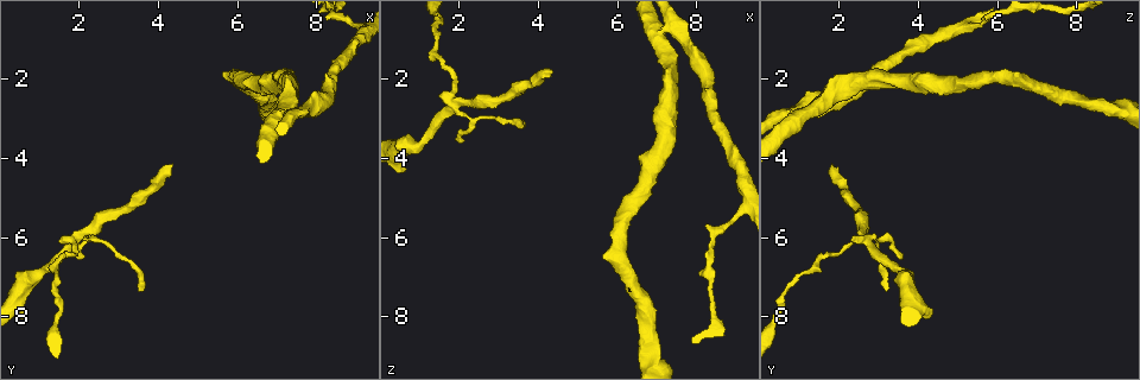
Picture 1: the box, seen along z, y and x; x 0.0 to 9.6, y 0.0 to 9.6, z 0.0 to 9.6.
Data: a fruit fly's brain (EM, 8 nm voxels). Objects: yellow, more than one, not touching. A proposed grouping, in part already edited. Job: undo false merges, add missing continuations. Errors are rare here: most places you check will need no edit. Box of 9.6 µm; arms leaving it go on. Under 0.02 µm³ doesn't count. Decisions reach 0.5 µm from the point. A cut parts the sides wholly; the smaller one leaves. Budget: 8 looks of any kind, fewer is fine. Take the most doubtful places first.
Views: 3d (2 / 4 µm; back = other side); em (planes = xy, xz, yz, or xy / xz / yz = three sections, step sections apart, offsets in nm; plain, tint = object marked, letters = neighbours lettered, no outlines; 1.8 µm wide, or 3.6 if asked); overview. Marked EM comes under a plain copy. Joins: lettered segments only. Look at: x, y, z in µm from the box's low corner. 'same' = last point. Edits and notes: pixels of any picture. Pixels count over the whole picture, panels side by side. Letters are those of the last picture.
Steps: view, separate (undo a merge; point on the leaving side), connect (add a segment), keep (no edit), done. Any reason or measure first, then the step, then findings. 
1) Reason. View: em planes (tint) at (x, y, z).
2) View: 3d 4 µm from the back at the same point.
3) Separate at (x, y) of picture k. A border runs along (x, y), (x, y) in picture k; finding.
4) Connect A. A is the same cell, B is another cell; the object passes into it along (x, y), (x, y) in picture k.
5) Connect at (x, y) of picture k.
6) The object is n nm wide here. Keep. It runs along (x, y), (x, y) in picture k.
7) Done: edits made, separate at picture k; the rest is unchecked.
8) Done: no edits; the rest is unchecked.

Four-way junction. View: 3d 2 µm at (1.75, 6.15, 2.60).

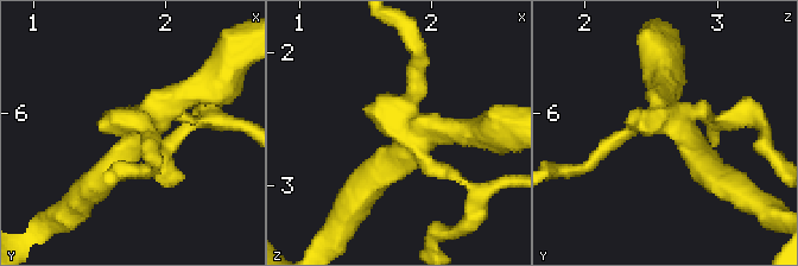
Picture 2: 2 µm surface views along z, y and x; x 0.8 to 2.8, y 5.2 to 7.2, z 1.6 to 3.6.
4 arms meet here. View: em planes (tint) at (1.82, 6.14, 2.68).

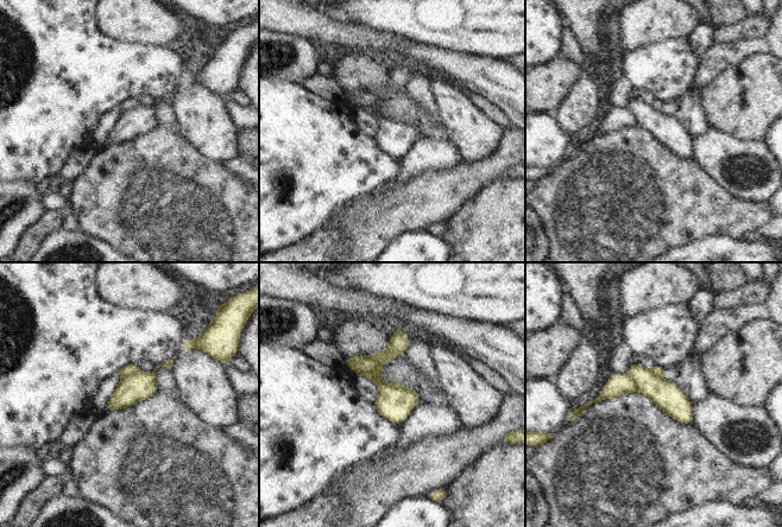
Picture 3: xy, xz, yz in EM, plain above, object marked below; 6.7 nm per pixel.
See the neighbours. View: em planes (letters) at the same point.

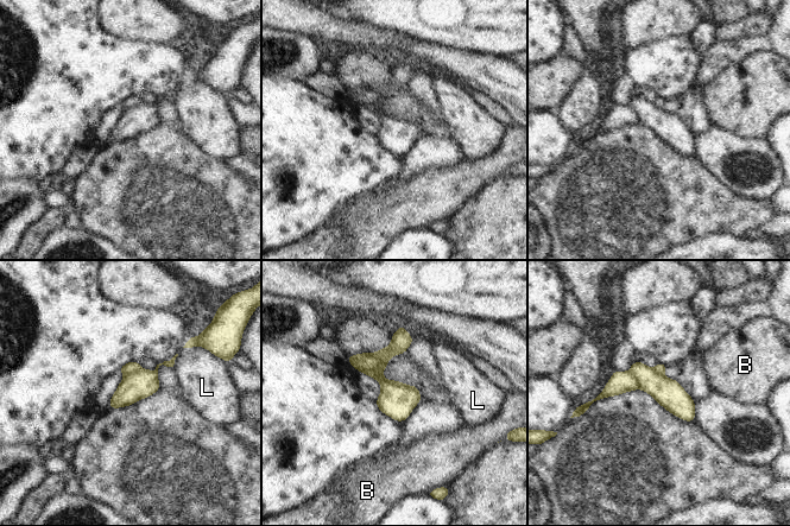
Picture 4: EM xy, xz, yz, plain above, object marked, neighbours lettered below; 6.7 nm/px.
The object is 190 nm wide here. Separate at (620, 381) of picture 4. B and L are other cells; a border runs along (629, 371), (639, 387) in picture 4; a second cell is stuck on.

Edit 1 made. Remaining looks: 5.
See it whole again. View: overview.

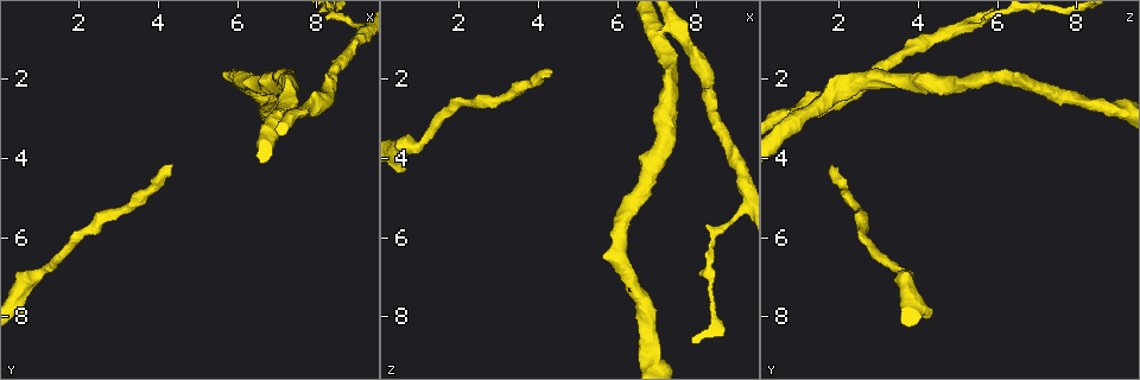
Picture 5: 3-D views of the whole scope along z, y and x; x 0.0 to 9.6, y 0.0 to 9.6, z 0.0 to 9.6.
Branch stops here. View: em planes (letters) at (4.40, 4.20, 1.80).

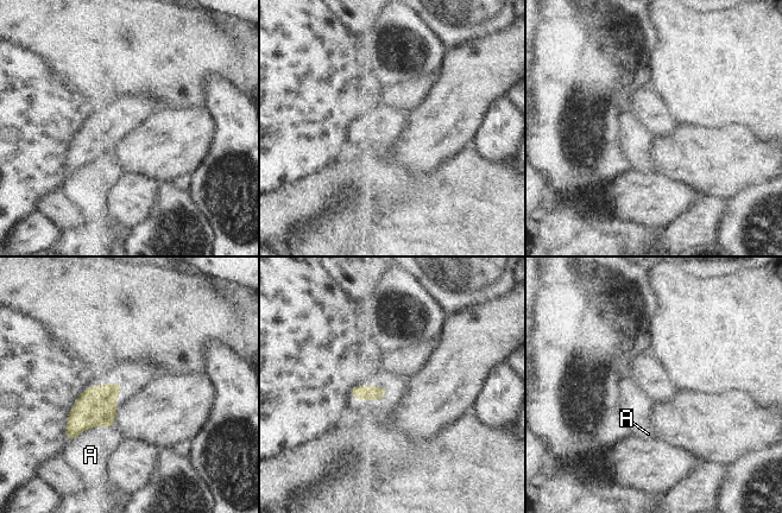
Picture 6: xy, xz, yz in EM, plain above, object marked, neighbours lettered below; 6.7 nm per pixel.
Keep. A is another cell; a border runs along (113, 424), (84, 429), (71, 441) in picture 6; none of them fits.

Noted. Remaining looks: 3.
Done: edits made, separate at picture 4; the rest is unchecked.

